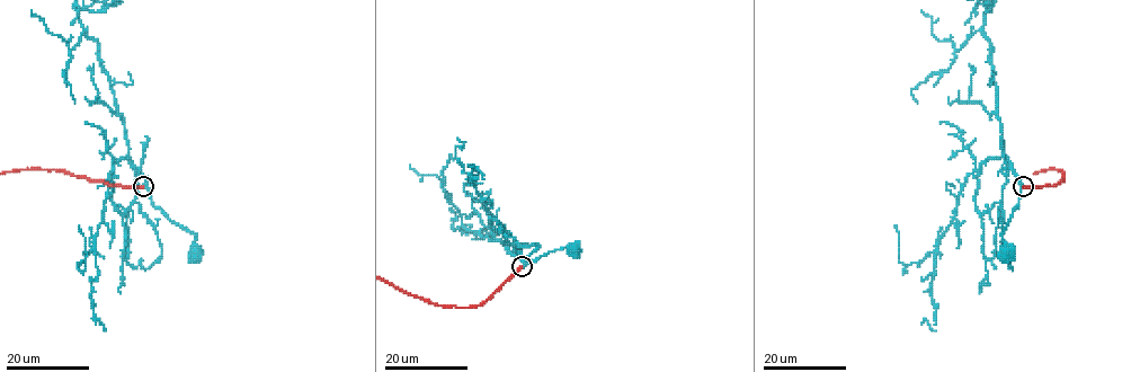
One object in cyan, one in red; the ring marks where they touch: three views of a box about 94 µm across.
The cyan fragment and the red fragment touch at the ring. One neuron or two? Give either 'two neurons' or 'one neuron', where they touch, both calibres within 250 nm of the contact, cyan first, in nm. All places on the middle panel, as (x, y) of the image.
one neuron | (522, 266) | 360/400 nm

